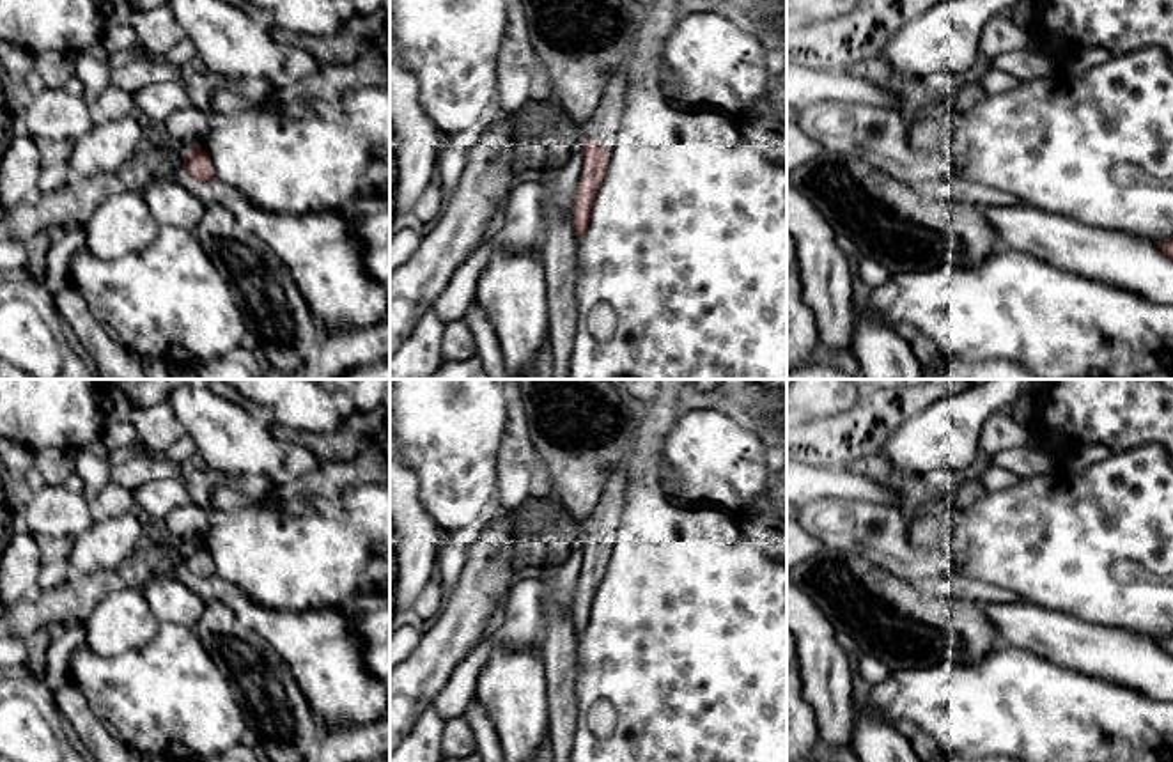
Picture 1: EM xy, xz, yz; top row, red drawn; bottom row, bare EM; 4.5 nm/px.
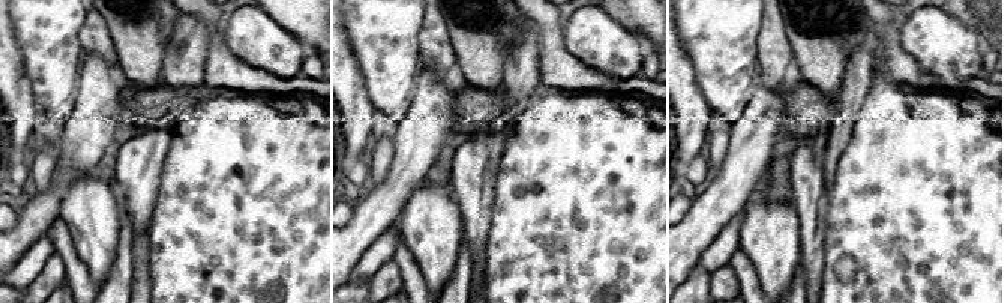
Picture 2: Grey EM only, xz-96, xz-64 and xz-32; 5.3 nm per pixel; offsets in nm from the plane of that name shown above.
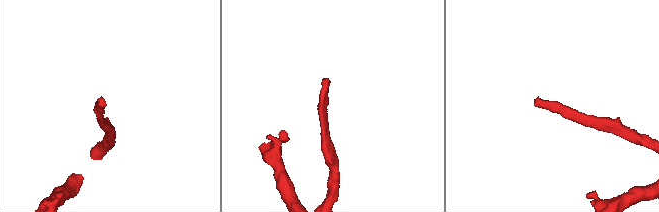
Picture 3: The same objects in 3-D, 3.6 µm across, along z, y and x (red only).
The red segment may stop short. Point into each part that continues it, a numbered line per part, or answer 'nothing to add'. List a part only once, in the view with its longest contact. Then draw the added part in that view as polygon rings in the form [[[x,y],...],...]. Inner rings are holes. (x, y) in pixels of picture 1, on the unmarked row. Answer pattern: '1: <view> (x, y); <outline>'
1: xz (603, 525); [[[622,464],[608,477],[595,512],[585,525],[586,535],[597,540],[611,540],[620,525],[620,516],[627,498],[627,464]]]

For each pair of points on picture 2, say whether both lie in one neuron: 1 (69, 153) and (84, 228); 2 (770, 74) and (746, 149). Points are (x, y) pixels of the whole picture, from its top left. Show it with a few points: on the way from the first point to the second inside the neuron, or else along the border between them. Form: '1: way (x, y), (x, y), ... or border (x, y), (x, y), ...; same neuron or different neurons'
1: border (101, 167), (92, 168), (65, 185), (59, 210); different neurons
2: border (761, 83), (779, 87); different neurons

